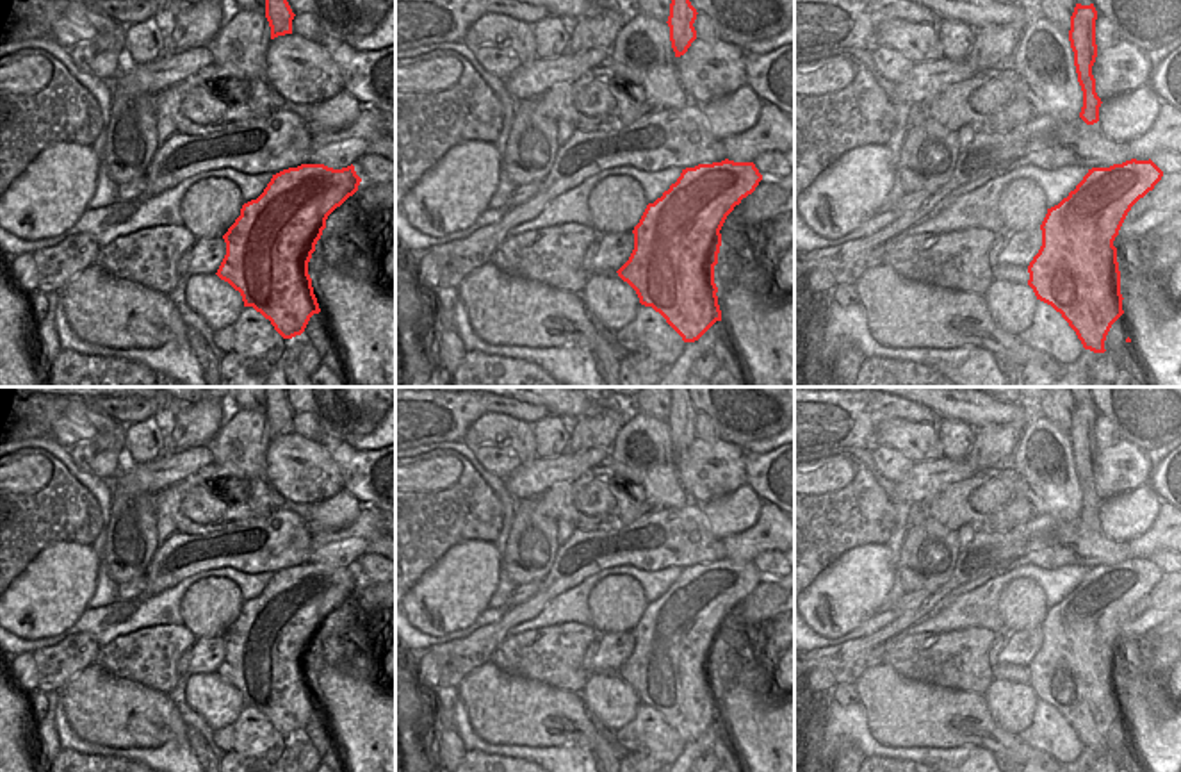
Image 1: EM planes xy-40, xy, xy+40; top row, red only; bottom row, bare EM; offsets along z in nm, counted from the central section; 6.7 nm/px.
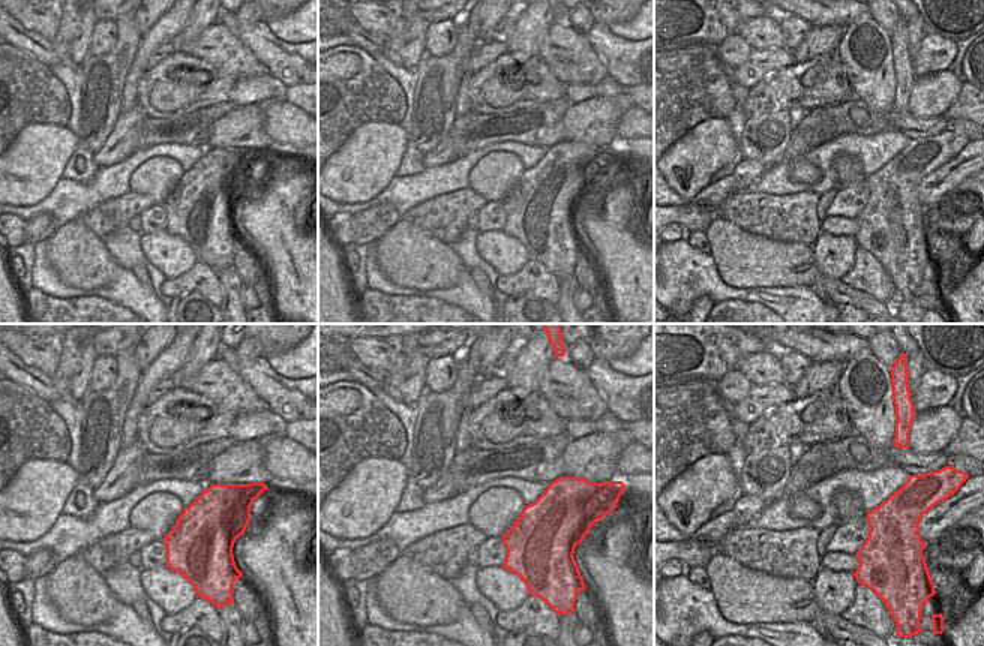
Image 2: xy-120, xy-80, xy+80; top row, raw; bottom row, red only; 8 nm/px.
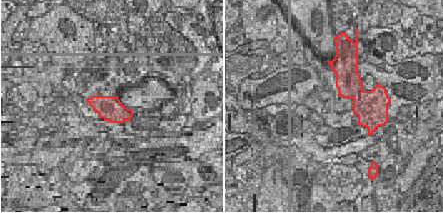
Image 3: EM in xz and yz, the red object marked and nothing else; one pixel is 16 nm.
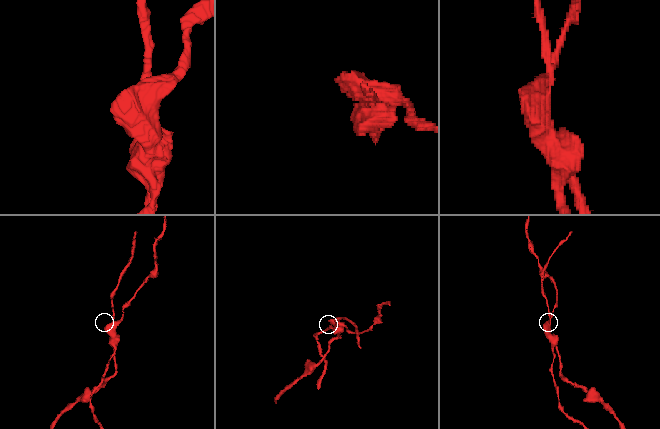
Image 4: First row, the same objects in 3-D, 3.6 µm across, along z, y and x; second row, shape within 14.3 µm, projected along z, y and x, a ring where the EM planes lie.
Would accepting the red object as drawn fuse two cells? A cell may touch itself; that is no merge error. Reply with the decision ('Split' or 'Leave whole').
Split.

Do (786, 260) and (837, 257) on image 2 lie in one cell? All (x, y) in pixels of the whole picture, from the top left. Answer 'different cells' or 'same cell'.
different cells

